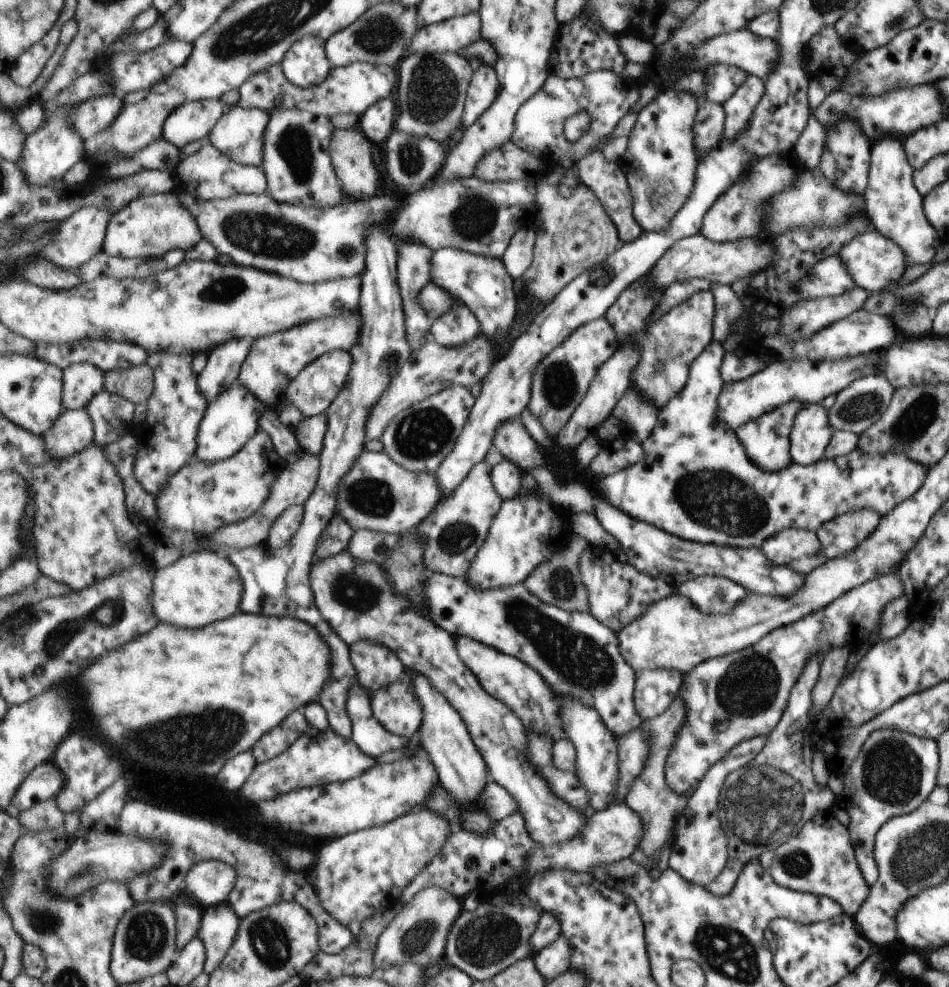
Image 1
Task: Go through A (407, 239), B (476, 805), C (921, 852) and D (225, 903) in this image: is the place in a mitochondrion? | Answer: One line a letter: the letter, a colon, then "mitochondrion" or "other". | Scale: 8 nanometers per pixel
A: other
B: other
C: mitochondrion
D: other

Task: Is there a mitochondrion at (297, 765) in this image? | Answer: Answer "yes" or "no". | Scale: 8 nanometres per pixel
no

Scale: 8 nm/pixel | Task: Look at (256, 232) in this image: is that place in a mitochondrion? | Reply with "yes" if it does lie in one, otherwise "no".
yes

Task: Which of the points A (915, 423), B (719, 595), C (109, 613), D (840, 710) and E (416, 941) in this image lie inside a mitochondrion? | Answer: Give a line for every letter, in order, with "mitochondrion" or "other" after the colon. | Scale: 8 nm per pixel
A: mitochondrion
B: mitochondrion
C: mitochondrion
D: other
E: mitochondrion

